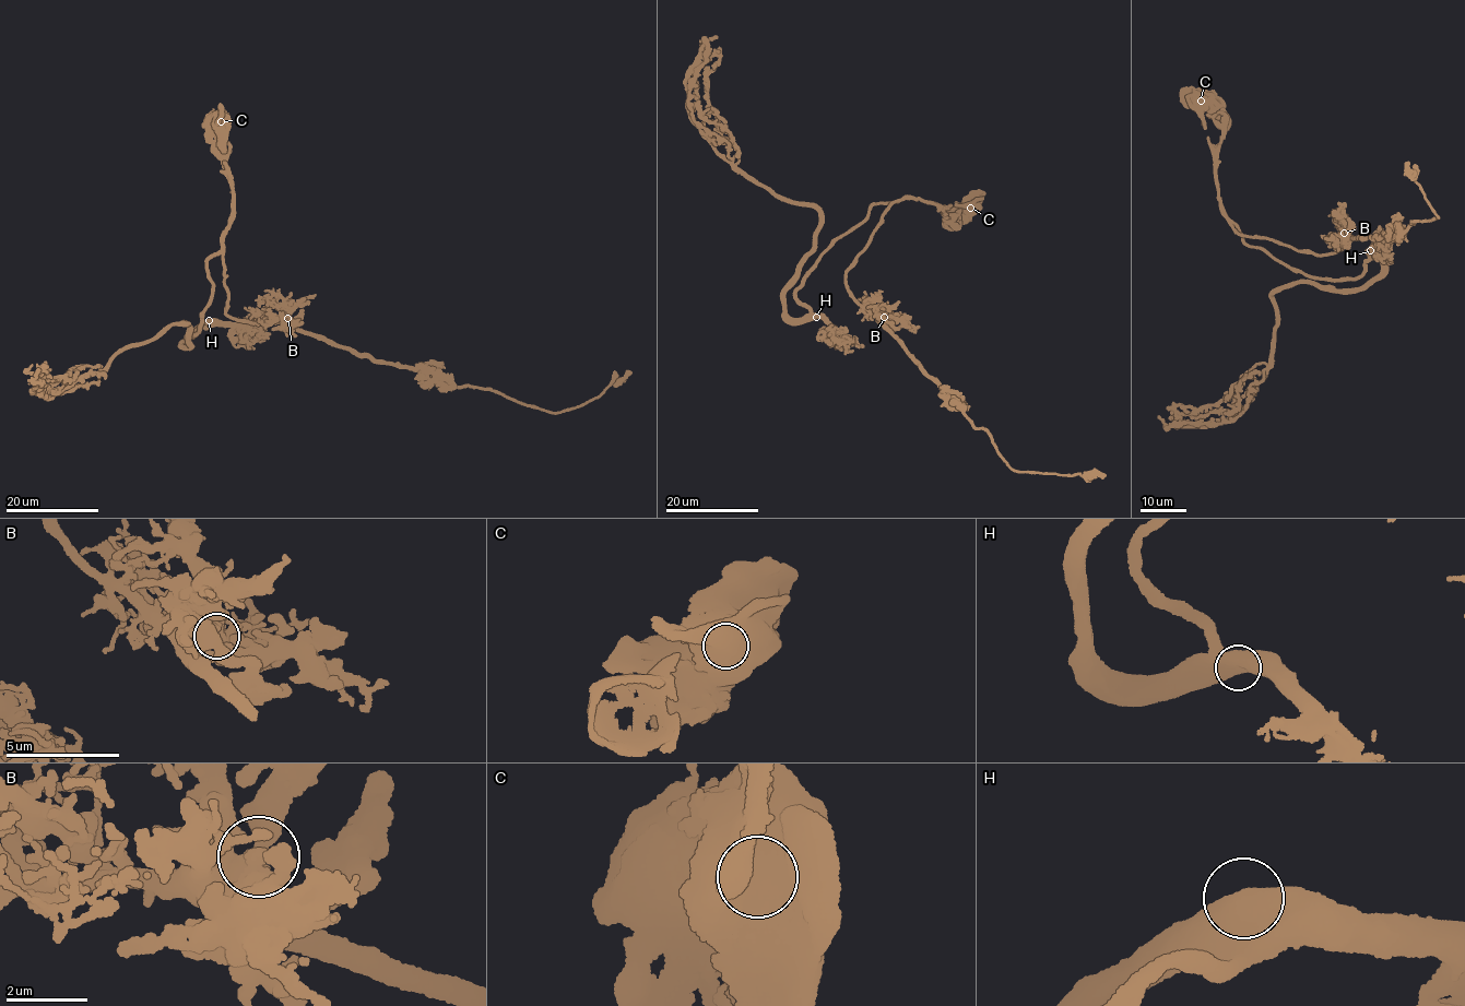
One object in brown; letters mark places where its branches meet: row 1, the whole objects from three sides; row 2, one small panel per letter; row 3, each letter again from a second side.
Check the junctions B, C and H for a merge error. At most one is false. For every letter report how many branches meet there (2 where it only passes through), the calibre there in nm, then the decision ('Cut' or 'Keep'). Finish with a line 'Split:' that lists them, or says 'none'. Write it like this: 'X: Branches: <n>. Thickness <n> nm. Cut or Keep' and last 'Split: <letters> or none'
B: Branches: 2. Thickness 600 nm. Keep
C: Branches: 3. Thickness 850 nm. Cut
H: Branches: 1. Thickness 800 nm. Keep
Split: C

